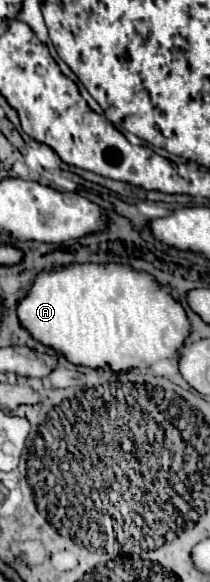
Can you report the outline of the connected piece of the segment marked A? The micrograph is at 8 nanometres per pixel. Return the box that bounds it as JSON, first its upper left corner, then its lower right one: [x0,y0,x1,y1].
[17,261,191,373]

